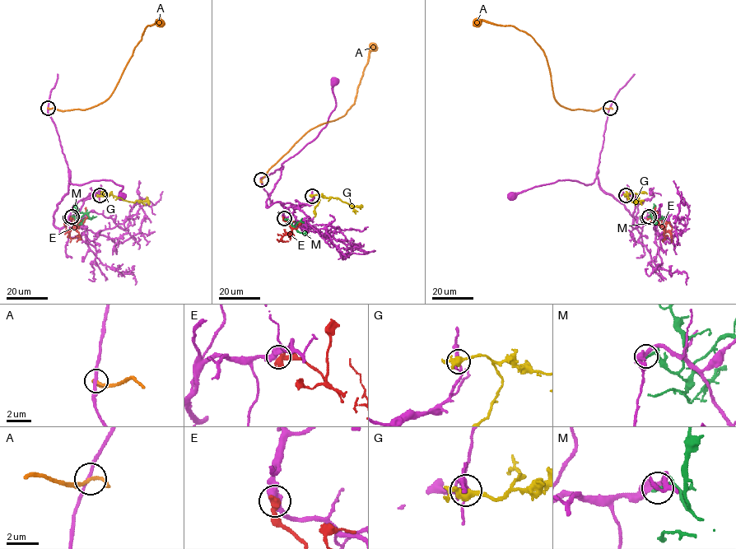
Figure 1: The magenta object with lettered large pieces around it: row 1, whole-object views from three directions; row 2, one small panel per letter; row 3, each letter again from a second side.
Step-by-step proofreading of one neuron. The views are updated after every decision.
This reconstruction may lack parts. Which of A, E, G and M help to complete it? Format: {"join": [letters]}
{"join": []}

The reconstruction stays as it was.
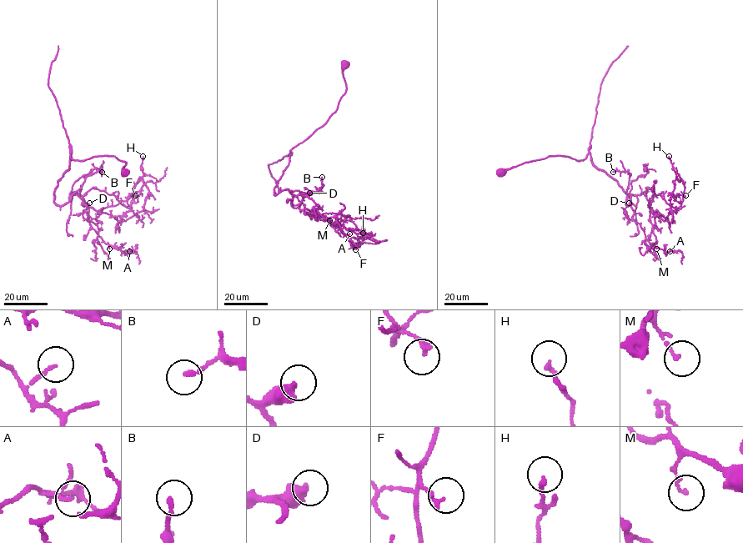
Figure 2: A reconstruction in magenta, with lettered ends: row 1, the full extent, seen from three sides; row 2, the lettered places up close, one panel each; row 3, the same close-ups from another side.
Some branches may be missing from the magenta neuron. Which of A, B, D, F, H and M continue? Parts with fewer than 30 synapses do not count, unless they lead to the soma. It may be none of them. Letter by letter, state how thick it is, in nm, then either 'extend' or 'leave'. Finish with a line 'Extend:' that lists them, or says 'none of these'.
A: 140 nm thick; leave
B: 200 nm thick; leave
D: 550 nm thick; extend
F: 200 nm thick; leave
H: 180 nm thick; leave
M: 140 nm thick; leave
Extend: D

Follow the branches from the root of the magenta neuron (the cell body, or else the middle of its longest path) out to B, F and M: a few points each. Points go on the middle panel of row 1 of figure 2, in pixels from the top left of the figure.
B: (345, 64), (346, 90), (337, 109), (290, 150), (273, 194), (286, 189), (316, 193), (322, 177)
F: (345, 64), (346, 90), (337, 109), (290, 150), (273, 194), (289, 190), (293, 208), (327, 217), (355, 249)
M: (345, 64), (346, 90), (337, 109), (290, 150), (273, 188), (274, 194), (289, 190), (293, 208), (329, 220)

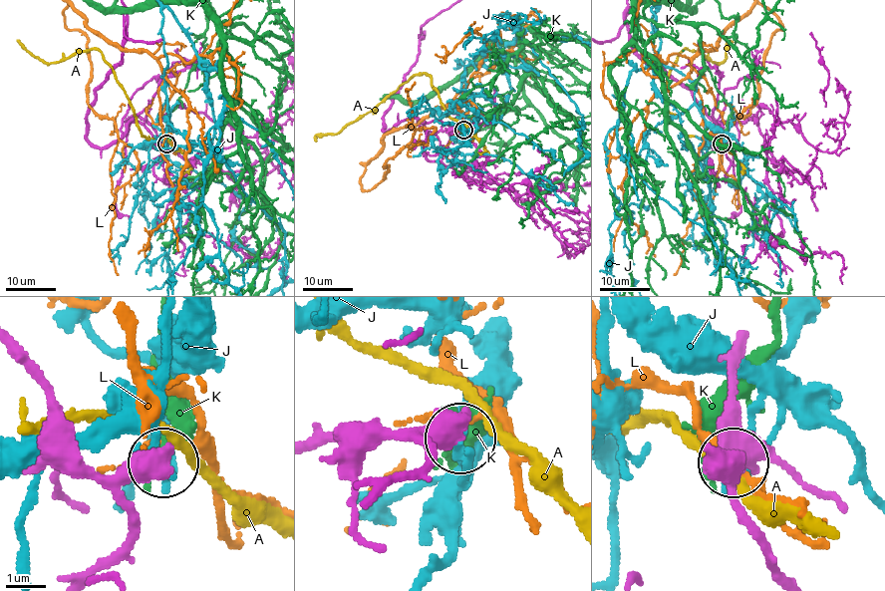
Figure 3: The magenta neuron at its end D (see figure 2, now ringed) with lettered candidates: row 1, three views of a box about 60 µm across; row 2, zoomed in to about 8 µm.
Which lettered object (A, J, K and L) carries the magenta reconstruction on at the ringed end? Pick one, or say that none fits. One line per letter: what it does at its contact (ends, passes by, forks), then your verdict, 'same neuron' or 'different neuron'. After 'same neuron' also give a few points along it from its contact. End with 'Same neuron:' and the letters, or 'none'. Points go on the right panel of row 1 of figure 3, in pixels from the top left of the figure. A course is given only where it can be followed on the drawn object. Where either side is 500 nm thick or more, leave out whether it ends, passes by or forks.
A: it passes by; different neuron
J: different neuron
K: different neuron
L: different neuron
Same neuron: none

